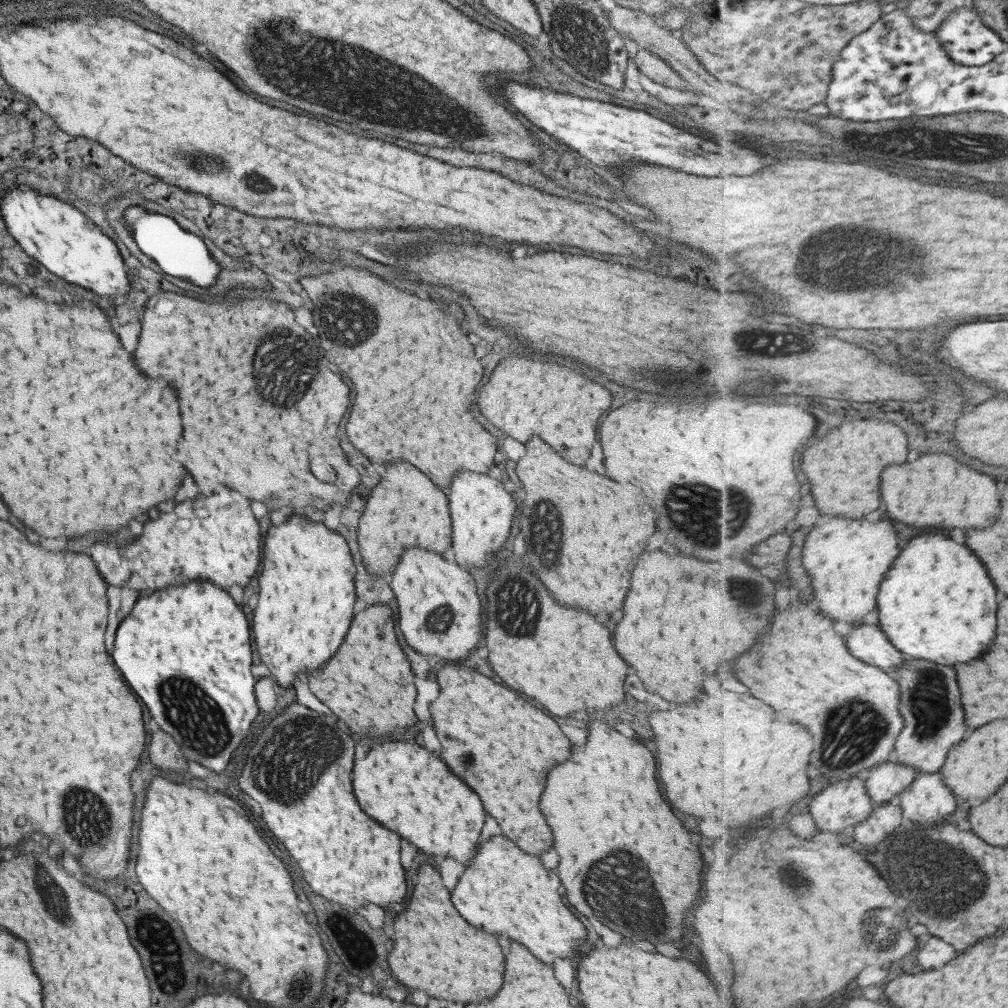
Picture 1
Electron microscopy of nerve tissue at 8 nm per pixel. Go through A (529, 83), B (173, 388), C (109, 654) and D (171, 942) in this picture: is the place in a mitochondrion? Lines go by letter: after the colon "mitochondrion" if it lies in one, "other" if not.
A: other
B: other
C: other
D: mitochondrion

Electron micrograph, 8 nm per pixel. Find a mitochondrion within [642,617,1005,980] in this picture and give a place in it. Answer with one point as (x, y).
(922, 862)

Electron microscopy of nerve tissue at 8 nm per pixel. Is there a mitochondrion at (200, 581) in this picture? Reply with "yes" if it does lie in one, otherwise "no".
no

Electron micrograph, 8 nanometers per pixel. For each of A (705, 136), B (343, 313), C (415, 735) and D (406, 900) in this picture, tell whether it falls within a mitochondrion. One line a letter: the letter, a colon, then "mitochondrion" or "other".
A: other
B: mitochondrion
C: other
D: other

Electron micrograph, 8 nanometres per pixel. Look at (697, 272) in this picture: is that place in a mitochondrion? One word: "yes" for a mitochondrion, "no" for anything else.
no

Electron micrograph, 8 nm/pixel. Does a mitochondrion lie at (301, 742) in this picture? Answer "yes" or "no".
yes

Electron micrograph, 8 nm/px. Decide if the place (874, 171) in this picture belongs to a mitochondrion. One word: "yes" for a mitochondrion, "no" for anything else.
no

